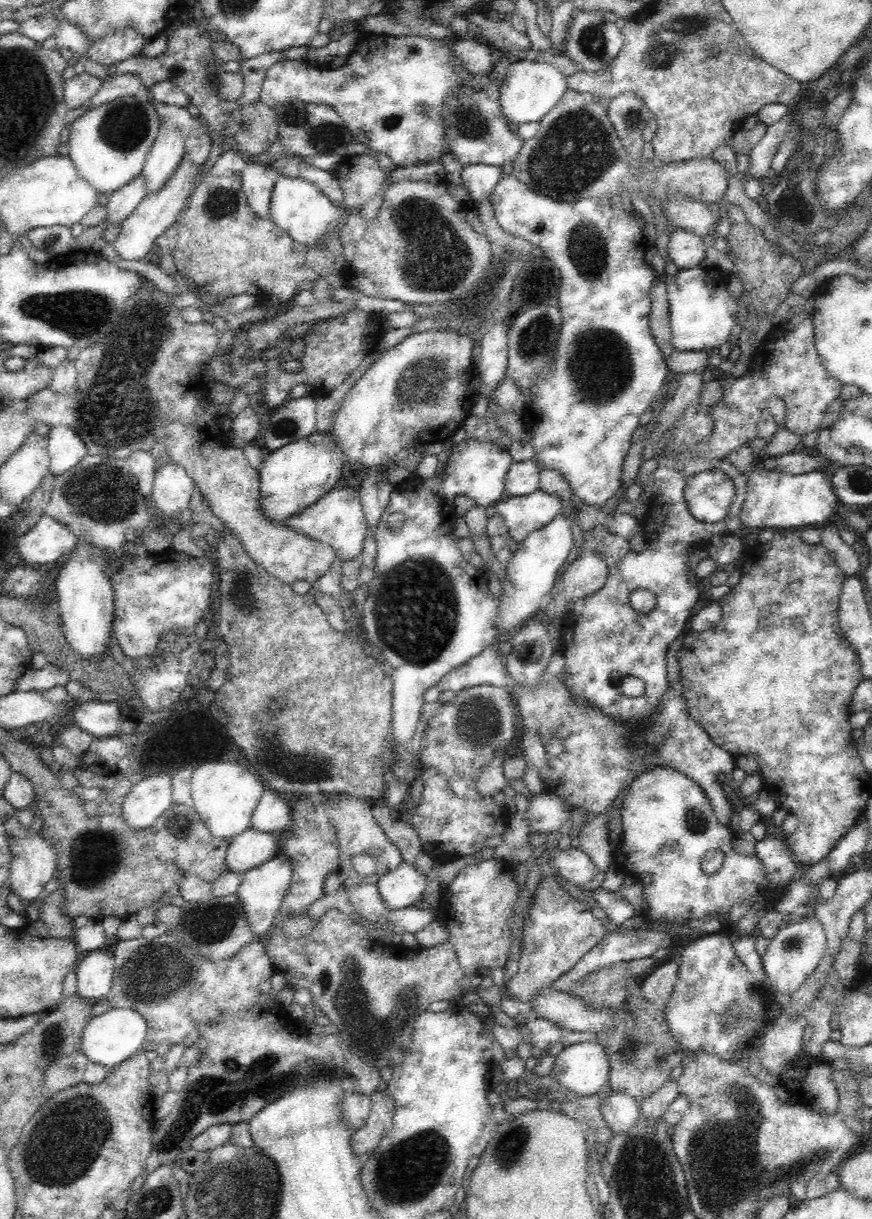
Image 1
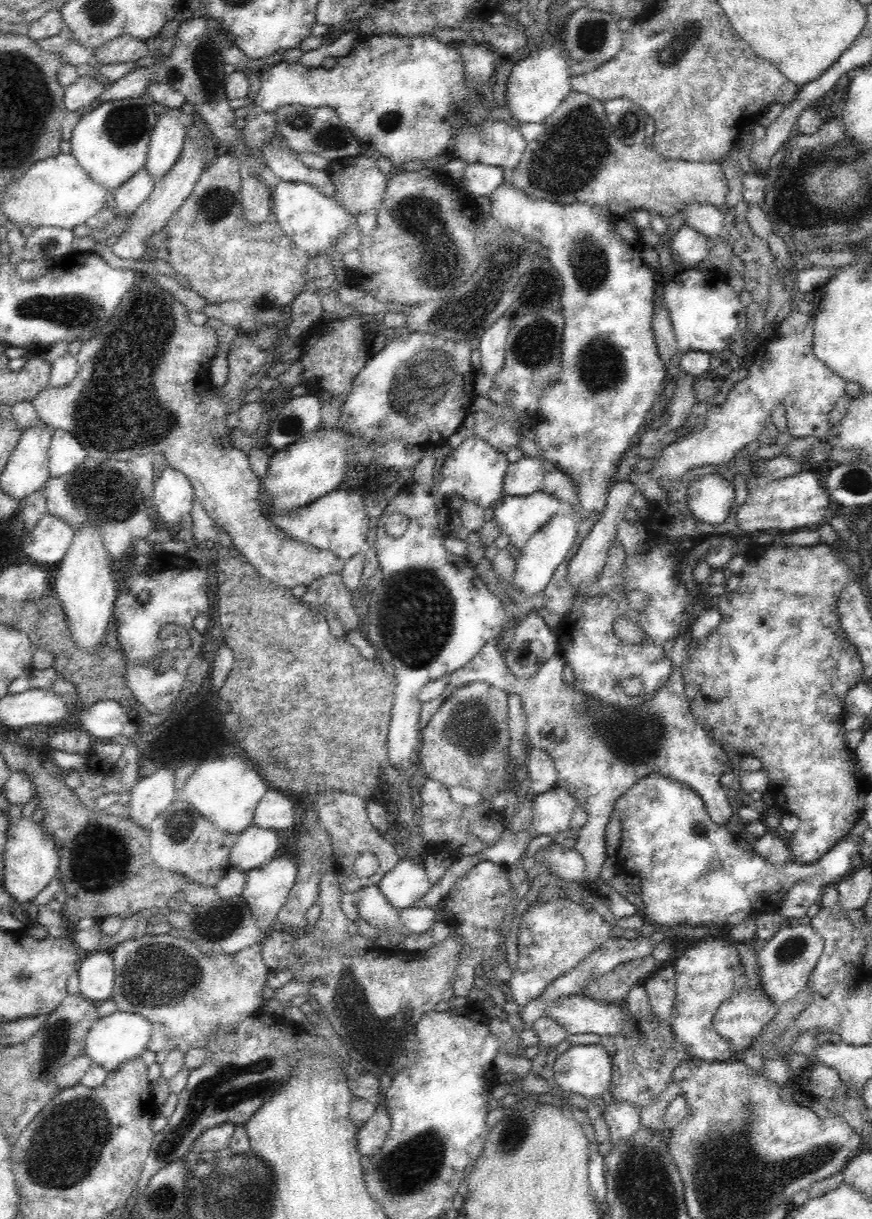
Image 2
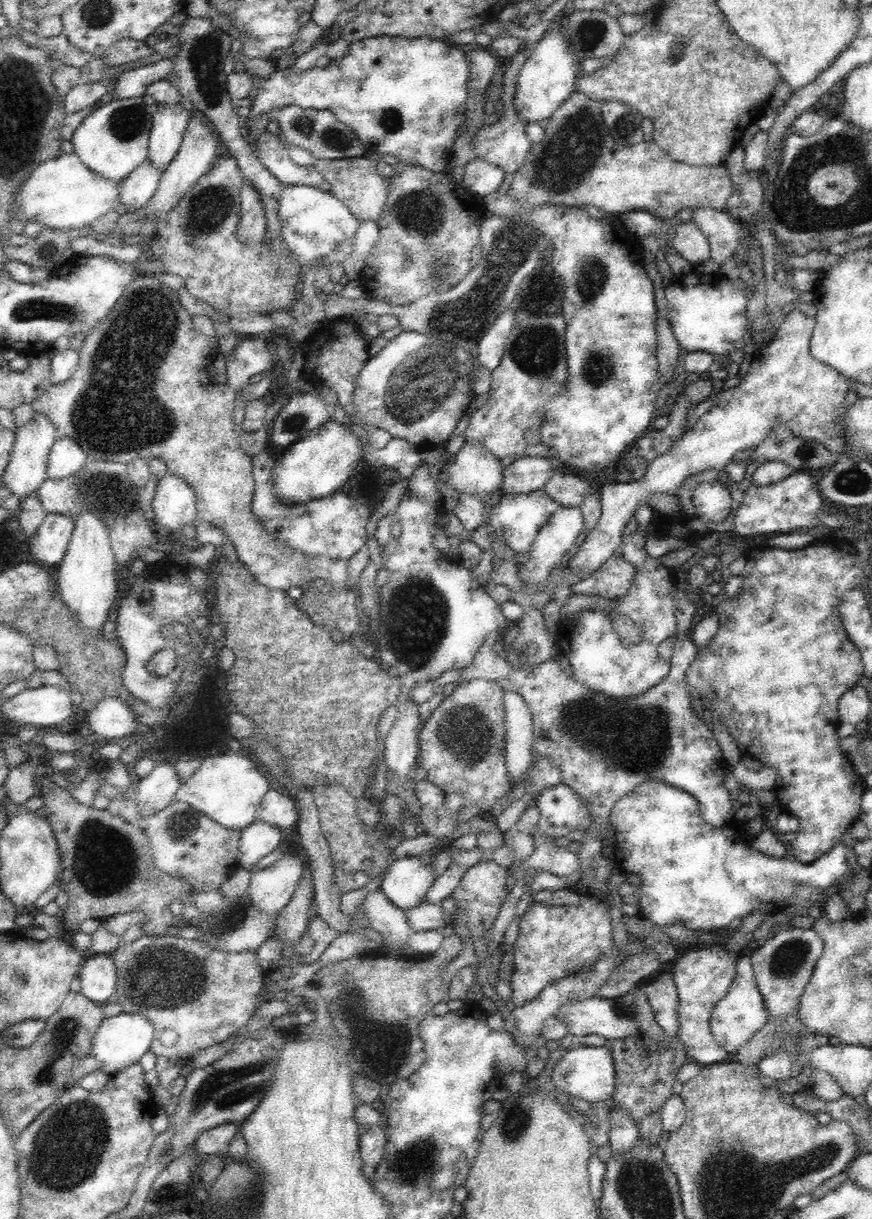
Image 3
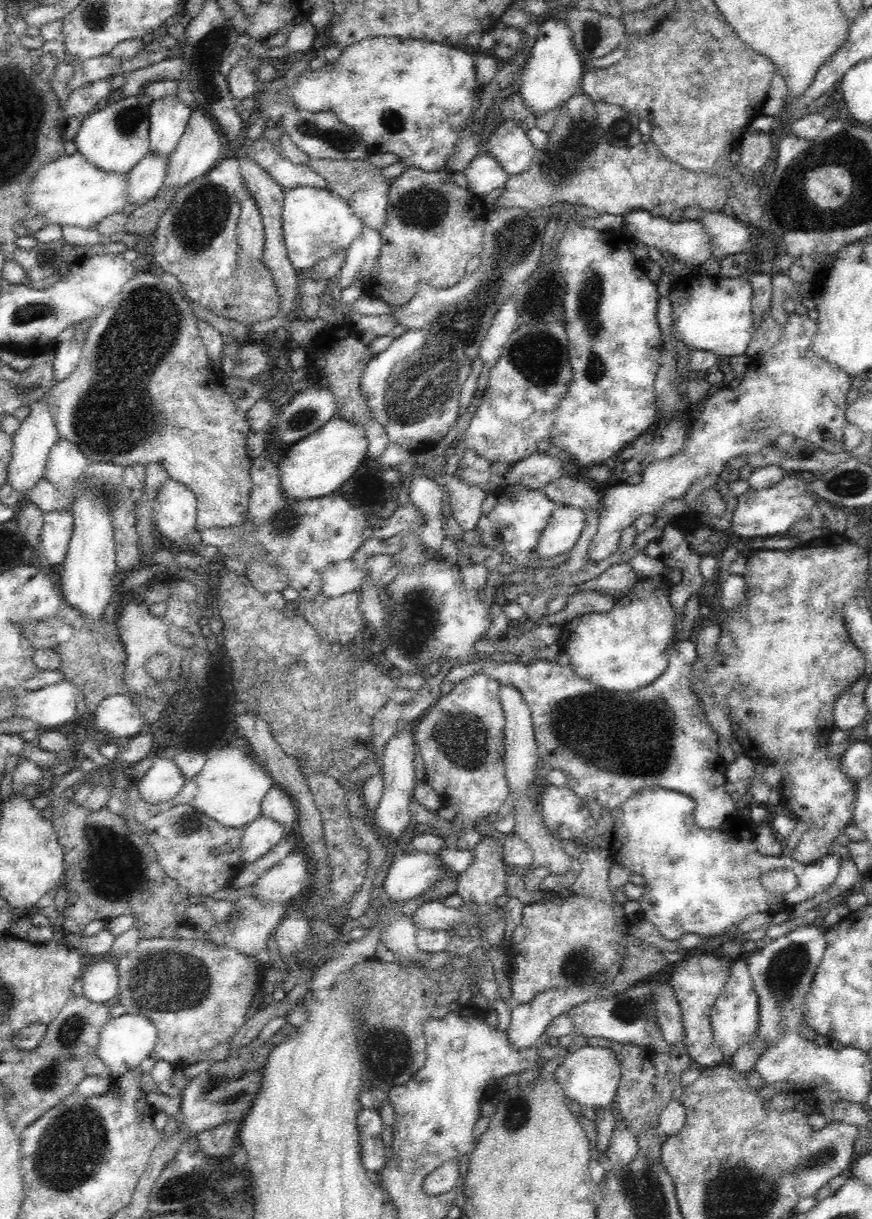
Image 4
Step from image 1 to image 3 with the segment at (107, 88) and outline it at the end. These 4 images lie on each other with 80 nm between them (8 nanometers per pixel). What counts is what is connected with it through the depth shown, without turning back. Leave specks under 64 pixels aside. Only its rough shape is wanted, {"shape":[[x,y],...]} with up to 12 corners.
{"shape":[[172,59],[124,71],[118,100],[144,97],[149,84],[168,78]]}

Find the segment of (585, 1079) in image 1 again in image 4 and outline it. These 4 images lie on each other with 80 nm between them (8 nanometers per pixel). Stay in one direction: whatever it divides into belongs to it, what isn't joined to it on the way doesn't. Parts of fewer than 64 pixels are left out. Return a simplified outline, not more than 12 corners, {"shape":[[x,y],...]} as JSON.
{"shape":[[582,1046],[554,1079],[574,1105],[612,1106],[621,1067],[610,1048]]}

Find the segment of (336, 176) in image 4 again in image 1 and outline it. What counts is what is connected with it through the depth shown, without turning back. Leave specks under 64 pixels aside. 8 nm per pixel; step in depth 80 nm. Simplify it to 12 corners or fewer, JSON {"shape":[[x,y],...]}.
{"shape":[[365,153],[346,154],[334,170],[344,214],[382,188],[387,171]]}

